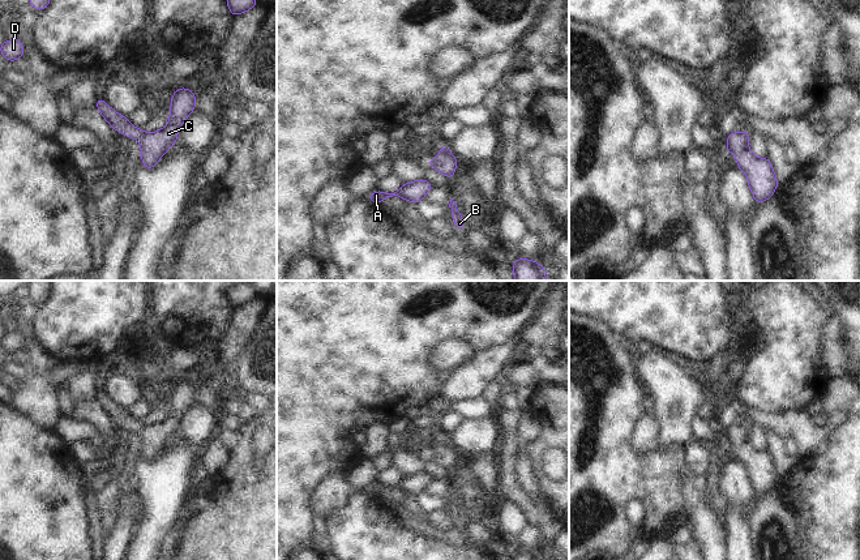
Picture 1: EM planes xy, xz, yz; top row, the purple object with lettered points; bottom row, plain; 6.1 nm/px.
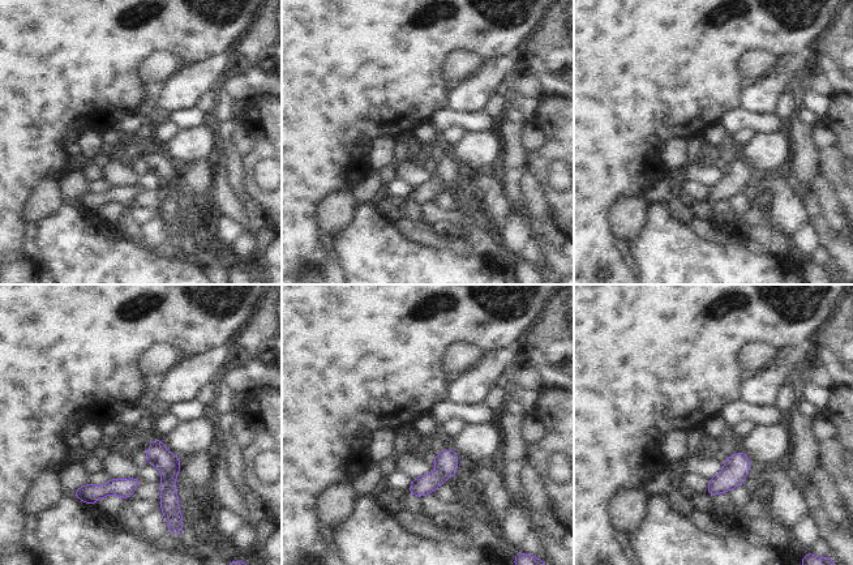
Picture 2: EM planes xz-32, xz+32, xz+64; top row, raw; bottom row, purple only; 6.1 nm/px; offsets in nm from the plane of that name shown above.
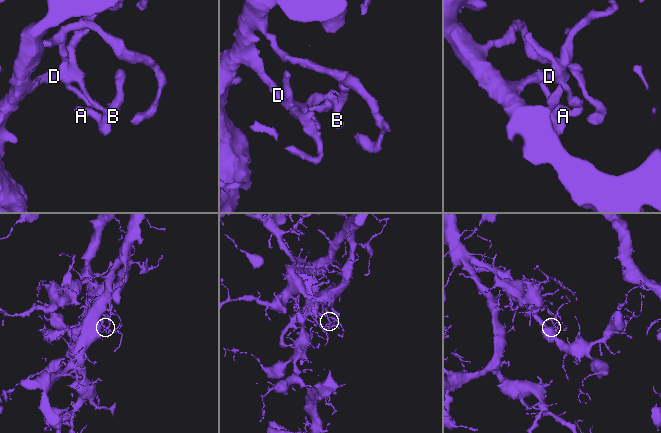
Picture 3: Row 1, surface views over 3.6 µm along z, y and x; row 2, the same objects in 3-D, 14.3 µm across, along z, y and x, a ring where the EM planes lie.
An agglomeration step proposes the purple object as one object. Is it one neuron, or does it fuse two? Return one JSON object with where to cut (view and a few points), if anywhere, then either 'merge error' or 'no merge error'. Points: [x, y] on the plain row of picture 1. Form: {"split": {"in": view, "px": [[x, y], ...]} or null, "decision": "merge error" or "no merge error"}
{"split": null, "decision": "no merge error"}

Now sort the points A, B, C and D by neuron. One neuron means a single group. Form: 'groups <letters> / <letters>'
groups A B C D

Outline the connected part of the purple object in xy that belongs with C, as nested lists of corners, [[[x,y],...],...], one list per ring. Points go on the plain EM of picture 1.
[[[187,380],[175,382],[171,390],[171,402],[168,416],[157,424],[147,426],[133,419],[127,409],[114,403],[104,392],[95,390],[98,403],[106,414],[124,428],[133,429],[138,433],[141,440],[141,450],[144,459],[151,462],[161,449],[174,437],[184,412],[194,403],[196,388]]]

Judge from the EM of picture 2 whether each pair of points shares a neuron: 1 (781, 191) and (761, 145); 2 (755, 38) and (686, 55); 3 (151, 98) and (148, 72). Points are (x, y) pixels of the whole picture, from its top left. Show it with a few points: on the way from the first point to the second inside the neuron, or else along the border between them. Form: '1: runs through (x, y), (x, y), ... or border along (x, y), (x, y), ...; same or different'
1: border along (775, 172), (770, 175); different
2: runs through (738, 38), (703, 38); same
3: border along (161, 82), (145, 85); different

